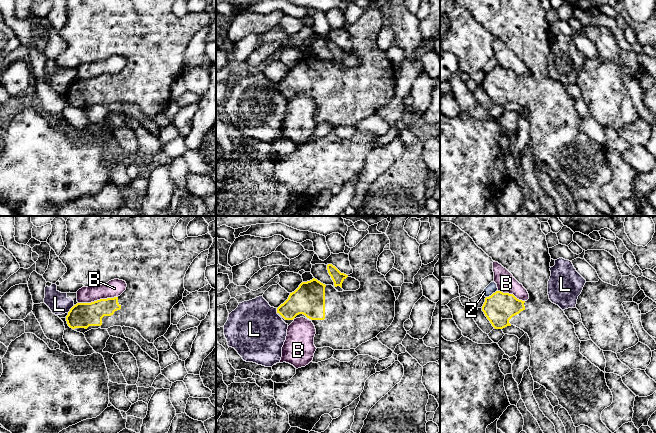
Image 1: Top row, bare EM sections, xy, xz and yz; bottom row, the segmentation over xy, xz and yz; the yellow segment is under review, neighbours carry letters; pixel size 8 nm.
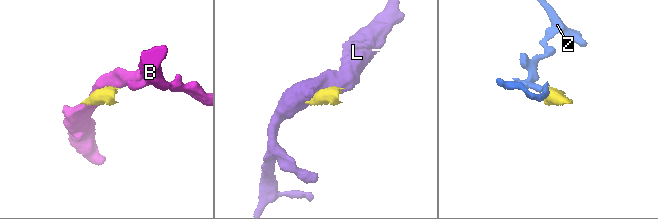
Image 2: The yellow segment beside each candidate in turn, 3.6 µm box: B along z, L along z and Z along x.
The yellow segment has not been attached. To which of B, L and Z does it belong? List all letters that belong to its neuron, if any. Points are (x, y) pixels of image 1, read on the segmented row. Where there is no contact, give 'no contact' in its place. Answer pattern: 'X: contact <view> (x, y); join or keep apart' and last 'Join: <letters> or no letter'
B: contact xy (97, 300); keep apart
L: contact xy (70, 309); keep apart
Z: contact yz (492, 294); keep apart
Join: no letter

